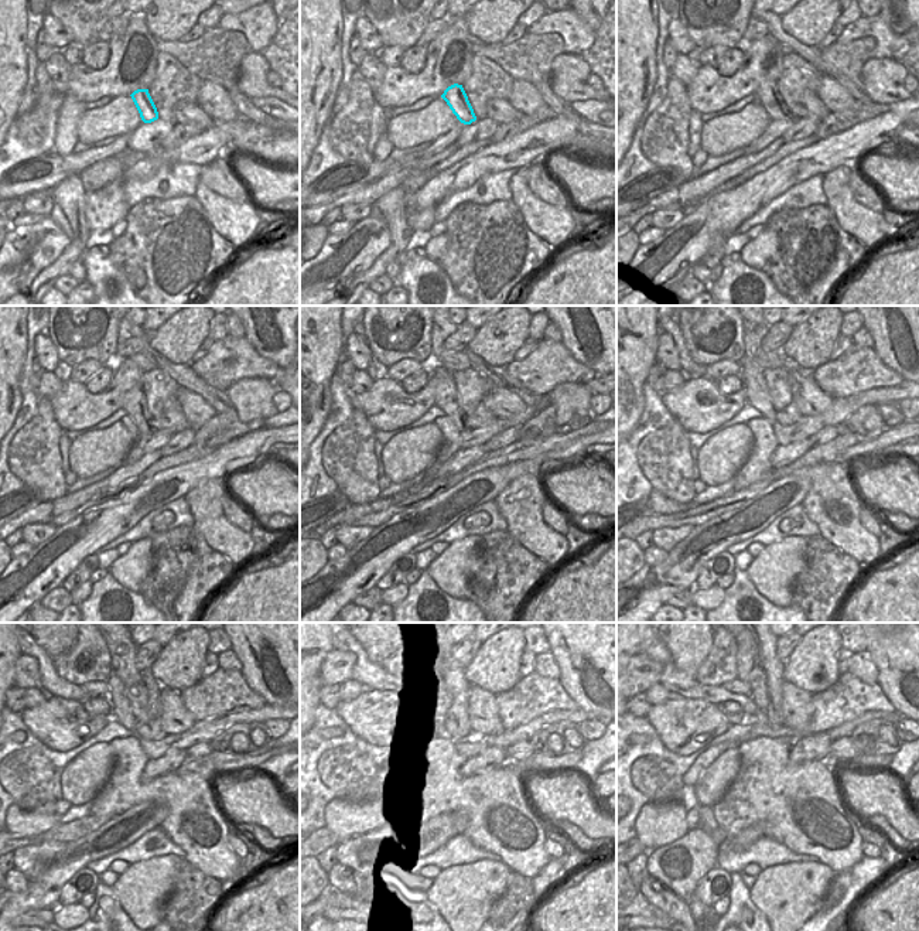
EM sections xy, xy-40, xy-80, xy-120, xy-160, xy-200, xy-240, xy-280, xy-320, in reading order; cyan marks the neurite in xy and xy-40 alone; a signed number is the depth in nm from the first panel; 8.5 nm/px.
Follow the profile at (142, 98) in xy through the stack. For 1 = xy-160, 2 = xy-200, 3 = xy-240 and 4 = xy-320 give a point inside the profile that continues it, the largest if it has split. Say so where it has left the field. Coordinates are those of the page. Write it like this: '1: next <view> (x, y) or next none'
1: next xy-160 (446, 392)
2: next xy-200 (752, 375)
3: next xy-240 (122, 712)
4: next xy-320 (745, 655)

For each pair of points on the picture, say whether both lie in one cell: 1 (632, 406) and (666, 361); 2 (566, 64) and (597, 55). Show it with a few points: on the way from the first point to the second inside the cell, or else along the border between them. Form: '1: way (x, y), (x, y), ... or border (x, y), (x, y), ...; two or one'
1: border (660, 333), (656, 341), (655, 362); two
2: border (578, 55), (591, 72); two

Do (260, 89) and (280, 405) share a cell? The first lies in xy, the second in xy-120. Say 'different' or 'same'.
different

